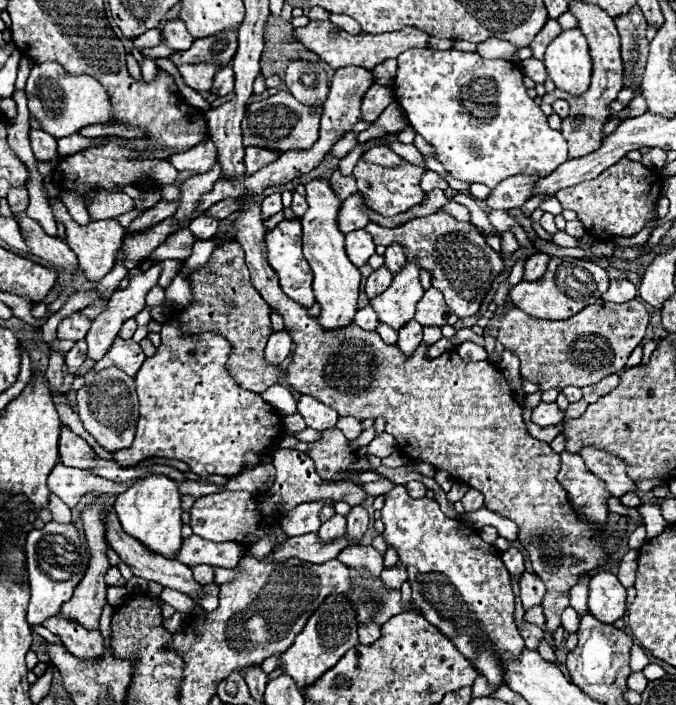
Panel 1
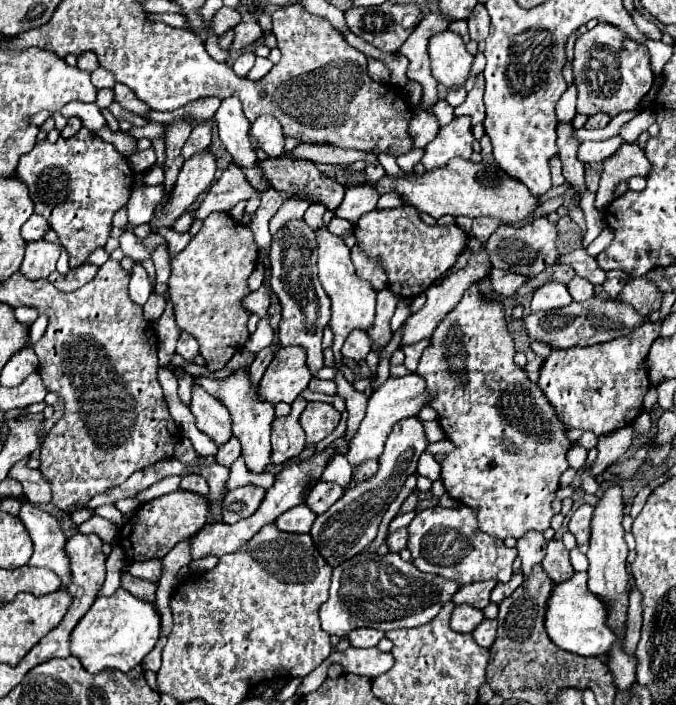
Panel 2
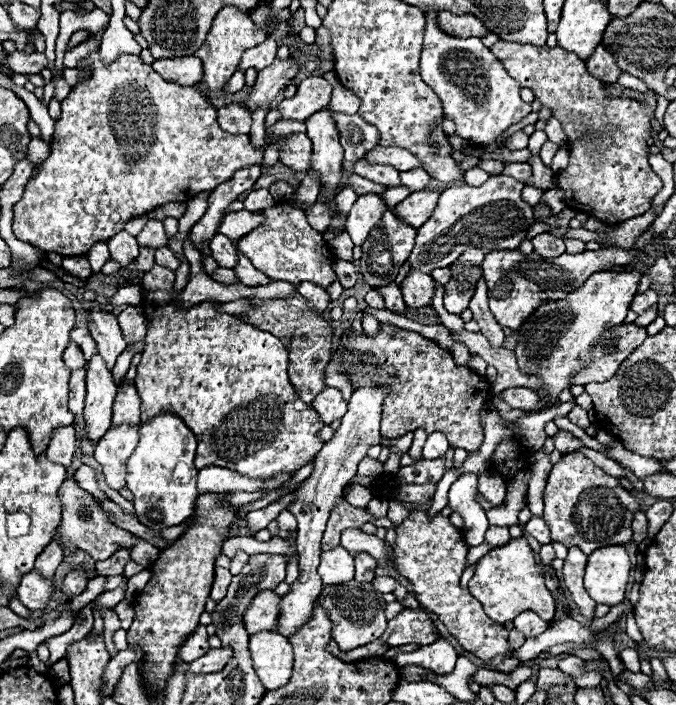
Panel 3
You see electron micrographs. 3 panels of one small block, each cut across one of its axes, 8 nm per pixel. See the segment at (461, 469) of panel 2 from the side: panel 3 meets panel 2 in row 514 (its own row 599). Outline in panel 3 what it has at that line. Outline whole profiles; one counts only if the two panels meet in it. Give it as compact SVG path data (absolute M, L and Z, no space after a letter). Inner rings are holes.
M524 536L514 538L508 544L498 546L484 558L480 558L474 578L468 584L468 590L476 600L480 600L484 612L500 624L514 620L524 610L536 612L546 622L550 622L550 618L554 616L554 598L544 586L544 578Z

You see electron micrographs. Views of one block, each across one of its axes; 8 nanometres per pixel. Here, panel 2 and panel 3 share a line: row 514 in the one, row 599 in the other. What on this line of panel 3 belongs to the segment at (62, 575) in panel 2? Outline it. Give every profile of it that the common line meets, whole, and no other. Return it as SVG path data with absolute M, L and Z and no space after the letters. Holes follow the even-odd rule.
M38 570L26 574L18 586L18 600L28 610L44 610L54 594L54 576L42 578Z

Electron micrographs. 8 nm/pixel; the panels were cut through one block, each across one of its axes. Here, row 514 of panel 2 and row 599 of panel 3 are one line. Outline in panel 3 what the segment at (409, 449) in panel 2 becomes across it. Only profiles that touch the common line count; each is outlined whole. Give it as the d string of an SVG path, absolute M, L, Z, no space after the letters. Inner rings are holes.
M356 580L344 582L344 584L334 584L334 586L324 586L320 592L320 606L330 614L332 622L332 640L338 644L342 652L350 652L354 648L366 646L382 636L386 630L386 616L384 616L384 598L380 592L372 588L372 584L362 584Z

